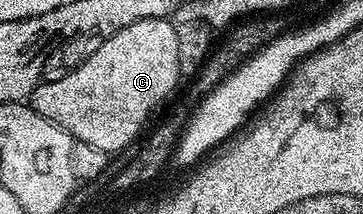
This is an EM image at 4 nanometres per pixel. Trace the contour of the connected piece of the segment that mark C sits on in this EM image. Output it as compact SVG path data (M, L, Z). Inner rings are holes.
M169 18L140 20L114 36L106 36L101 45L82 62L58 80L46 79L34 89L31 106L43 118L58 124L72 134L74 141L89 143L108 154L115 154L125 148L141 132L141 123L172 94L177 80L182 79L179 70L179 38L174 21Z

